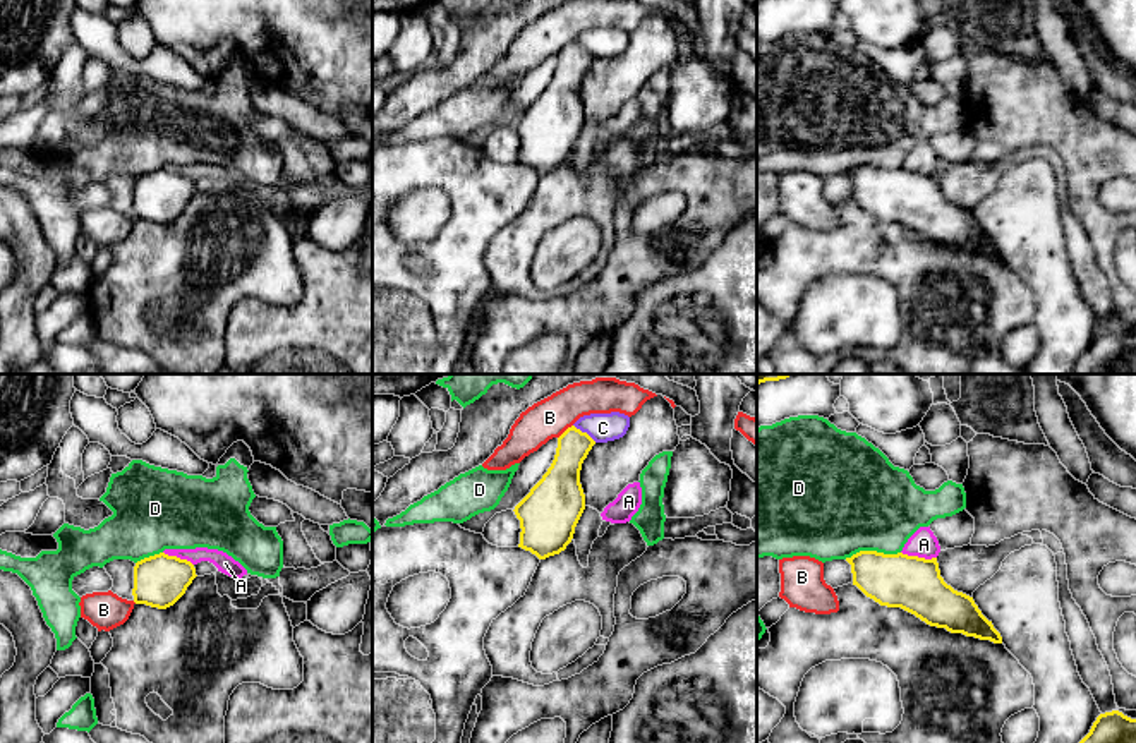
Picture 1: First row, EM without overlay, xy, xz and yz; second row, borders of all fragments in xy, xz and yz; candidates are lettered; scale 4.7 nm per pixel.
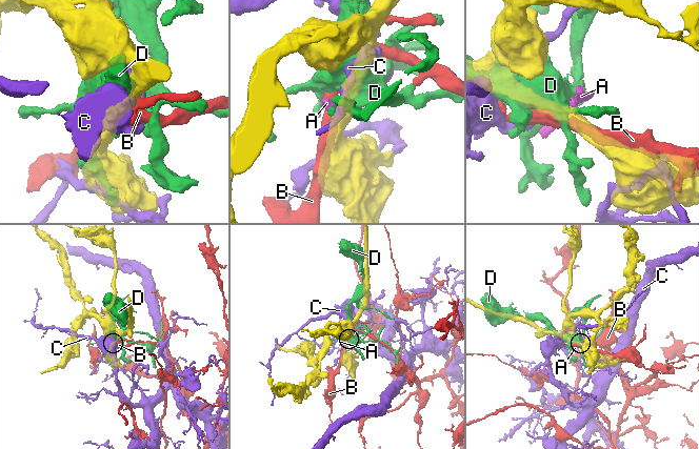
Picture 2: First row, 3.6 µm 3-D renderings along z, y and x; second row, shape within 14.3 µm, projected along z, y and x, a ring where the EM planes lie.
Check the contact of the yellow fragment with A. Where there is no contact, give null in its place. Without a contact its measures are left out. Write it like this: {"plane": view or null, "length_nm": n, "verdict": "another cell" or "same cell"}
{"plane": "yz", "length_nm": 170, "verdict": "another cell"}

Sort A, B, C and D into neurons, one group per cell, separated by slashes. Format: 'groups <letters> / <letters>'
groups A / B / C / D

